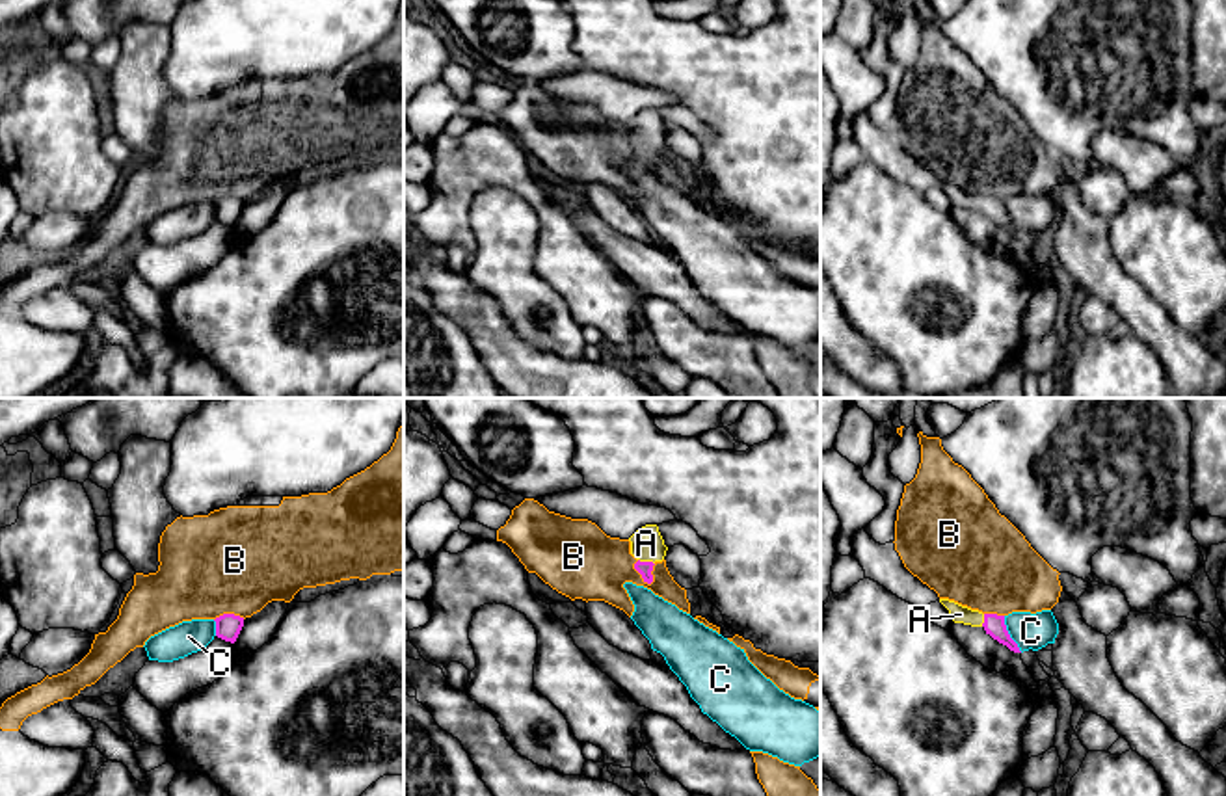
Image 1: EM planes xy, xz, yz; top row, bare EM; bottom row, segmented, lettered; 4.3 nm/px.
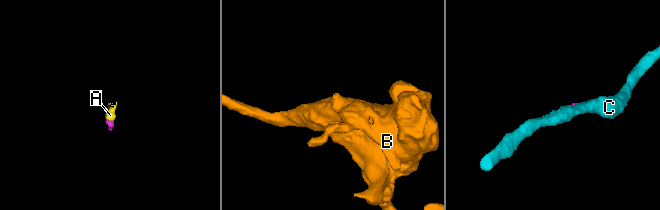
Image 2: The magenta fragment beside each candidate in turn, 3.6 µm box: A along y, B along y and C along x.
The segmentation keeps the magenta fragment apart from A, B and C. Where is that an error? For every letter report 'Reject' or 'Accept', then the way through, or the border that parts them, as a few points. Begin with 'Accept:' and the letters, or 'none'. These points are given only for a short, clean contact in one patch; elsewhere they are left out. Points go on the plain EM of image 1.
Accept: A
A: Accept. Path across: xz (644, 151), (646, 145), (646, 127)
B: Reject. Boundary: xz (637, 144), (635, 151), (650, 168)
C: Reject. Boundary: yz (1003, 199), (1009, 220), (1022, 235)

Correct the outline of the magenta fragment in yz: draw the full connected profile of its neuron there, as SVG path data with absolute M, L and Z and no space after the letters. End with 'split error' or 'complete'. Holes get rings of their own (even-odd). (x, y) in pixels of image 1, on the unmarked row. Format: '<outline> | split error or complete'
M939 182L939 186L949 193L954 206L982 210L993 223L1006 229L1014 236L1021 236L1006 214L1005 199L982 197L949 182Z | split error

